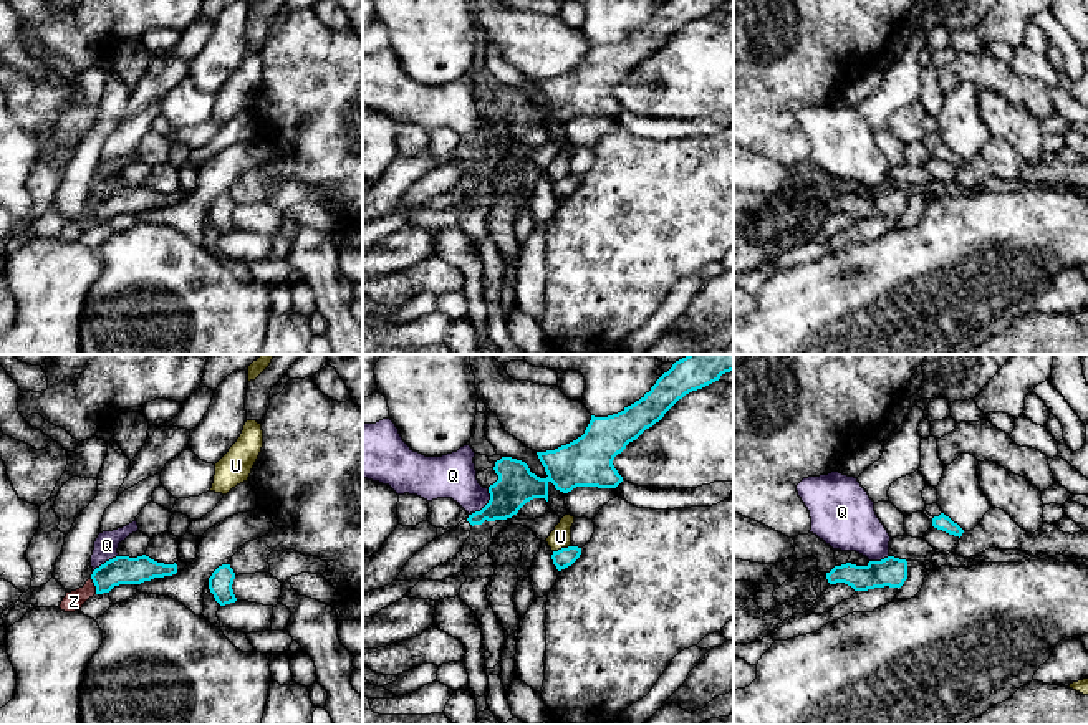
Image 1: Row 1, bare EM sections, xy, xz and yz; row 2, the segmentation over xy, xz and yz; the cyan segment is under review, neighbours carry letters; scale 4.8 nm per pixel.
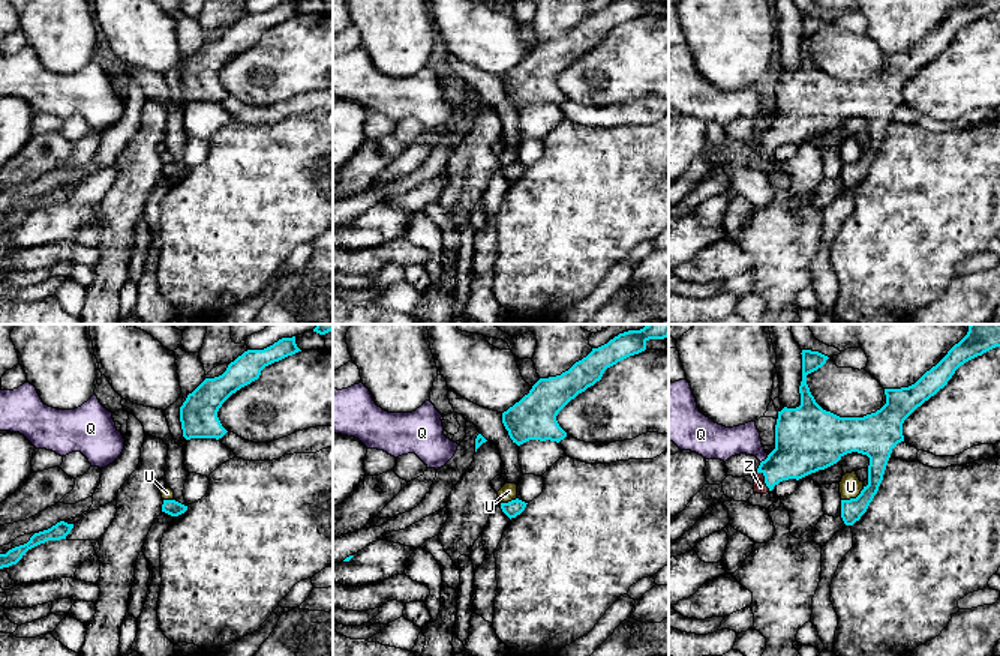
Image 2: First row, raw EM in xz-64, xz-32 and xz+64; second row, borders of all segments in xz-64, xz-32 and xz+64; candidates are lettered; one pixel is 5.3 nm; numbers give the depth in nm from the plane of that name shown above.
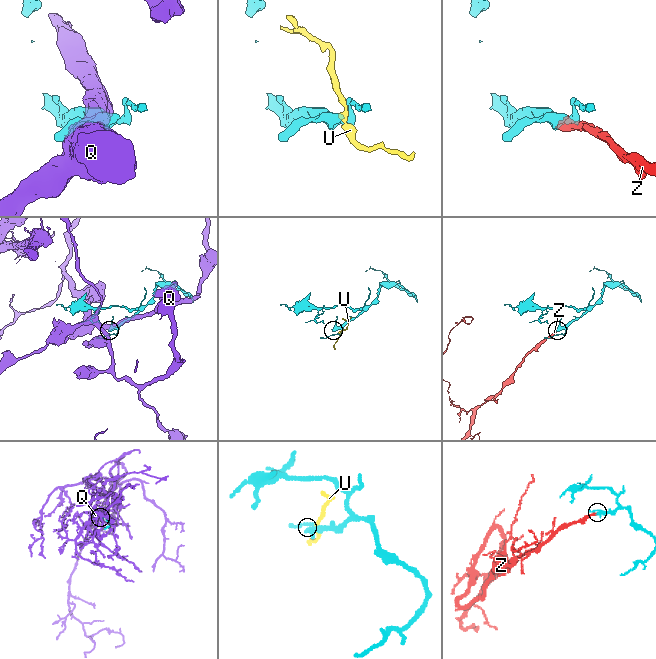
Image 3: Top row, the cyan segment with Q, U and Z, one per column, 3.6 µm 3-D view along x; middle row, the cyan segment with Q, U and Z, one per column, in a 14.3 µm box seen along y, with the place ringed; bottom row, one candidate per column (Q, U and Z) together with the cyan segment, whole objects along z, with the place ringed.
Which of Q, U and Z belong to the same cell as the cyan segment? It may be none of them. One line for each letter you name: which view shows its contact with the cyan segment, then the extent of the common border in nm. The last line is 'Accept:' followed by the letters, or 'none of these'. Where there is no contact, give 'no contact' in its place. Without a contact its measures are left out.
Z: contact in xy; length 90 nm
Accept: Z

